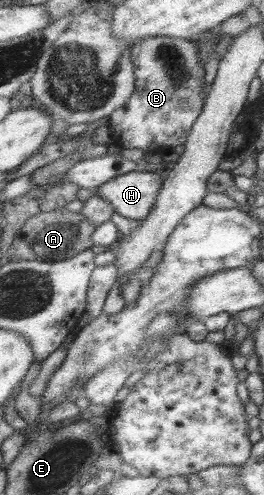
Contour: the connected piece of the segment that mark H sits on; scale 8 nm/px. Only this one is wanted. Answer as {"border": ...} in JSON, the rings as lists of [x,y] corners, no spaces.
{"border":[[[135,170],[110,178],[95,189],[95,194],[108,202],[115,214],[142,220],[152,211],[160,186],[156,172]]]}

